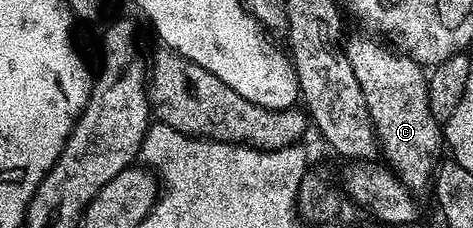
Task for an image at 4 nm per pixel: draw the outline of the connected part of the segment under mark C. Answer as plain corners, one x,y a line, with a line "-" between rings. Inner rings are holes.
355,35
349,41
347,39
345,50
349,65
364,94
374,136
378,140
378,150
387,158
386,166
412,193
420,193
432,186
441,162
439,150
445,147
445,136
440,120
435,119
429,109
424,68
394,46
375,39
367,35

